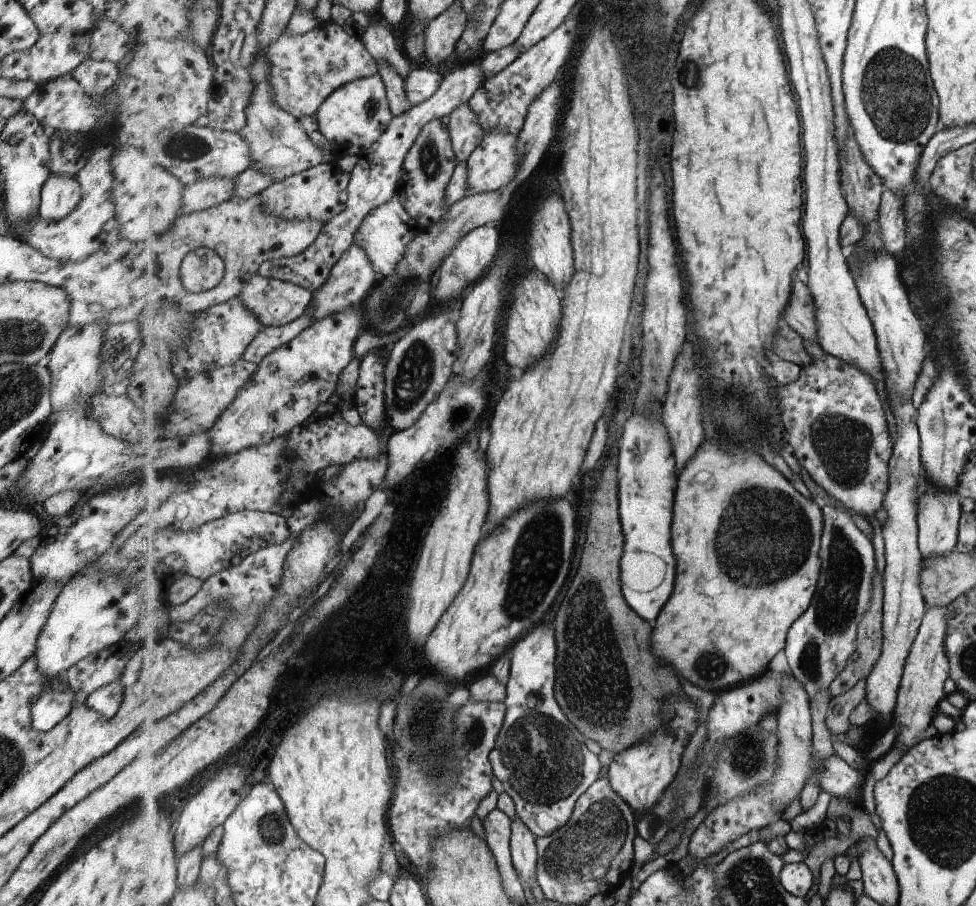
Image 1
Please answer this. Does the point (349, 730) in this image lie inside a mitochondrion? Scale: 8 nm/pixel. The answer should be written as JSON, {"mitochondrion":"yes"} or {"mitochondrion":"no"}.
{"mitochondrion":"no"}

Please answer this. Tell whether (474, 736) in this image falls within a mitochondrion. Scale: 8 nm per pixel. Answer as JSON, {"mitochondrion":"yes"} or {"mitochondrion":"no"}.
{"mitochondrion":"yes"}

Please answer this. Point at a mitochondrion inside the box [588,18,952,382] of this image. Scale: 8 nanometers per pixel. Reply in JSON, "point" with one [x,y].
{"point":[899,101]}

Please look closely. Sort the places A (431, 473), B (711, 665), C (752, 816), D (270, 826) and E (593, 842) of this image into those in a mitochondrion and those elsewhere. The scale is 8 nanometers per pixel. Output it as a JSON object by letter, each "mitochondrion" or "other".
{"A":"other","B":"mitochondrion","C":"other","D":"mitochondrion","E":"mitochondrion"}

